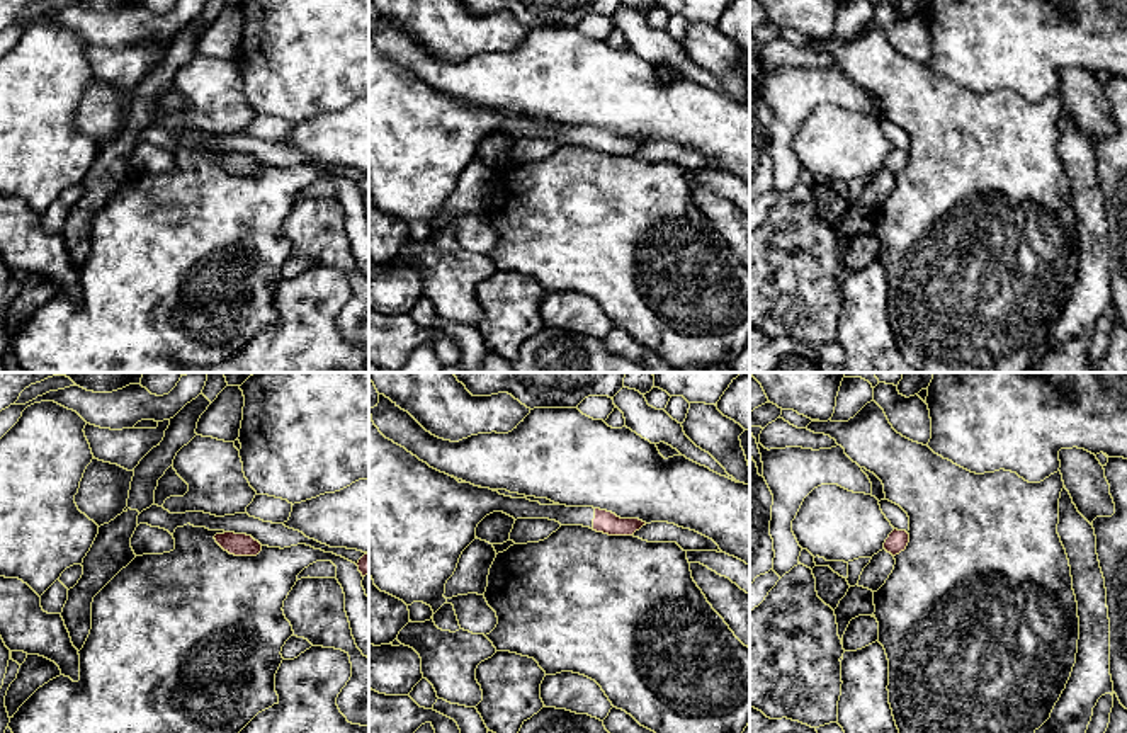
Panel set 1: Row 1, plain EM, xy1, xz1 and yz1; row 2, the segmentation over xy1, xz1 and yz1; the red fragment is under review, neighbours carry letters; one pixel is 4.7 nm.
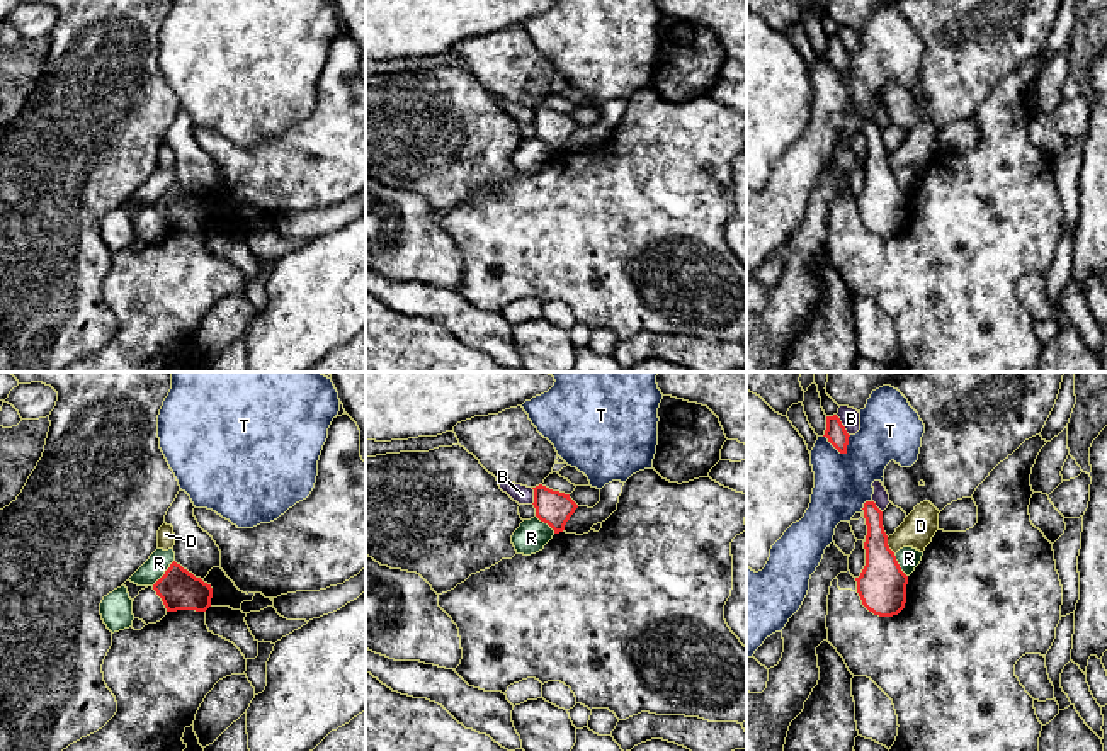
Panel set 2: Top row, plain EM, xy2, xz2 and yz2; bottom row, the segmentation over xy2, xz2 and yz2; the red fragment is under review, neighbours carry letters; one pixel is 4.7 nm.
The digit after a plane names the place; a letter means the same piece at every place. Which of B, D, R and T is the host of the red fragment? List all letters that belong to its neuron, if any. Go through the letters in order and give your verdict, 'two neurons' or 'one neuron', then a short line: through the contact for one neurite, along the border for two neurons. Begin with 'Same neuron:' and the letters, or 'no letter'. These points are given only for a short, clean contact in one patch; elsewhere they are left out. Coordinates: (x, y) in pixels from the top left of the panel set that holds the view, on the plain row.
Same neuron: no letter
B: two neurons
D: two neurons; line yz2 (886, 157), (886, 163), (895, 172)
R: two neurons; line xy2 (174, 179), (152, 204)
T: two neurons

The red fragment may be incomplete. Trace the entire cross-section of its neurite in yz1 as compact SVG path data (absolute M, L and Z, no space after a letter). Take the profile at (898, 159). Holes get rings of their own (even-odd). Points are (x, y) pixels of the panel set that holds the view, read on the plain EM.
M894 148L884 162L884 168L892 175L906 168L909 162L909 153L906 150Z

